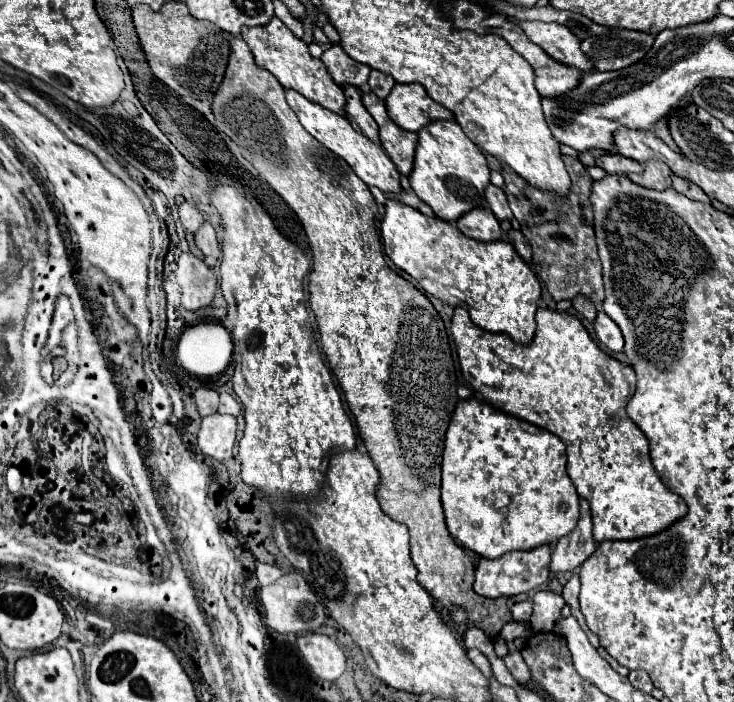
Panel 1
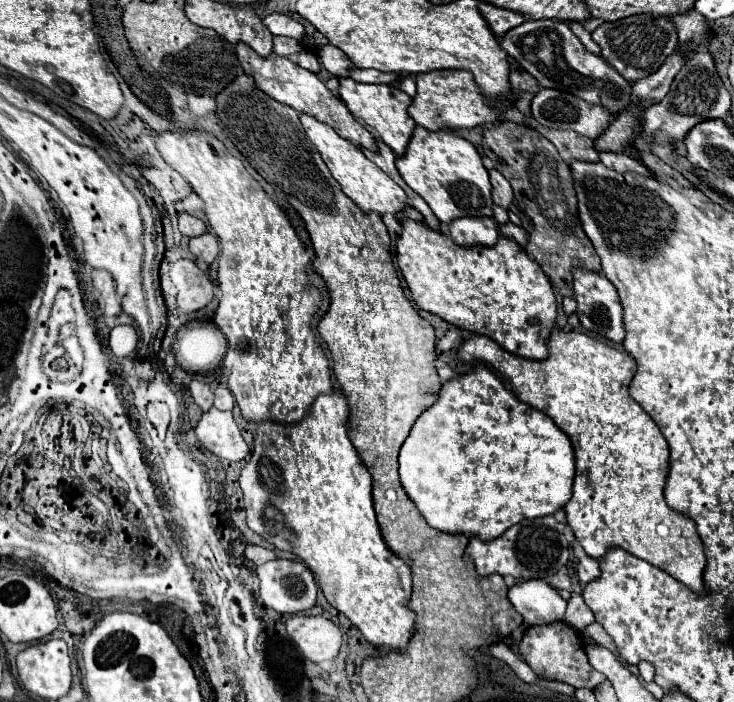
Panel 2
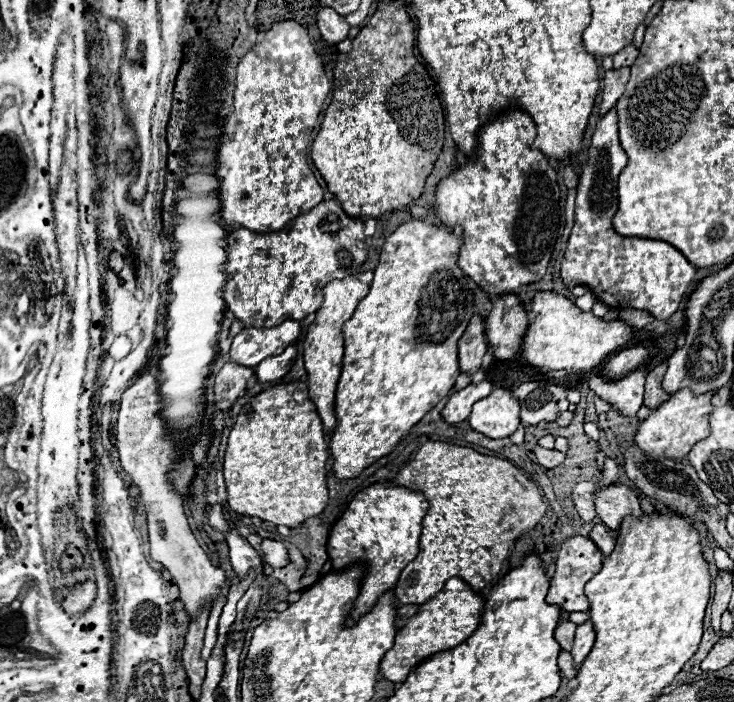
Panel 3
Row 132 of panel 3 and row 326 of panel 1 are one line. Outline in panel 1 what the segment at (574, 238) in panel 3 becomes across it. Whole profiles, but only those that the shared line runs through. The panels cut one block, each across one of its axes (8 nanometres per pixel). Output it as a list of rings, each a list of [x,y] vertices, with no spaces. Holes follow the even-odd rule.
[[[598,310],[596,322],[594,322],[594,332],[598,336],[598,340],[612,352],[622,352],[624,348],[624,338],[620,328],[608,318],[608,314],[604,314],[604,310]]]

